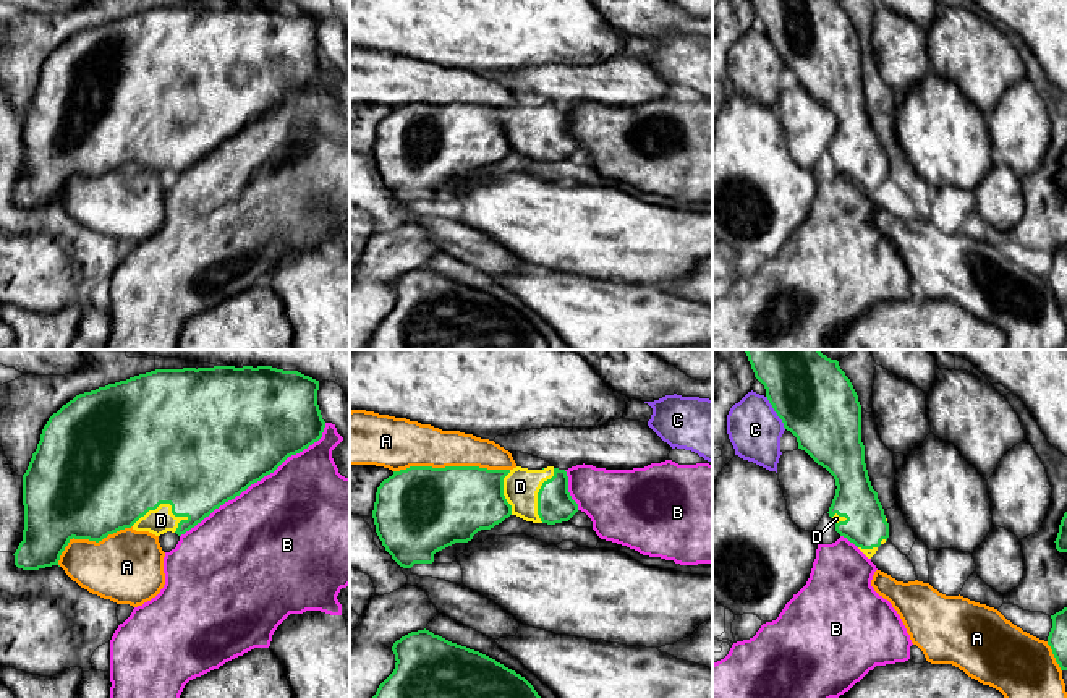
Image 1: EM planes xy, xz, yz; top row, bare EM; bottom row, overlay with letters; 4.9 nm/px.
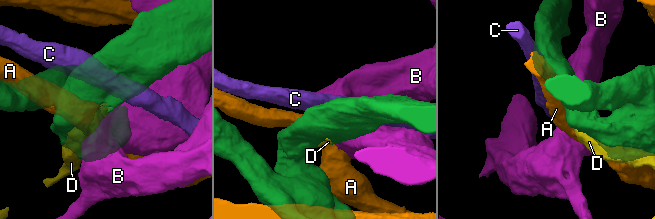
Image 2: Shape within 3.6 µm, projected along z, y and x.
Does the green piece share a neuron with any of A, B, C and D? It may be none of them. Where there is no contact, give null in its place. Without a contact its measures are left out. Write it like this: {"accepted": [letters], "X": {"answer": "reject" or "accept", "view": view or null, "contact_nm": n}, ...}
{"accepted": ["D"], "A": {"answer": "reject", "view": "xz", "contact_nm": 600}, "B": {"answer": "reject", "view": "xy", "contact_nm": 900}, "C": {"answer": "reject", "view": "yz", "contact_nm": 190}, "D": {"answer": "accept", "view": "xy", "contact_nm": 300}}

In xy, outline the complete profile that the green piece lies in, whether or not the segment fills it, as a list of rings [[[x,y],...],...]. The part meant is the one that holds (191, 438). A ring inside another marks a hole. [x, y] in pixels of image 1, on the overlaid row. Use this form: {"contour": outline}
{"contour": [[[214,366],[155,369],[76,395],[49,418],[23,475],[24,530],[15,565],[23,570],[58,565],[73,538],[99,543],[125,528],[185,534],[322,437],[325,421],[317,390],[319,381],[298,371]]]}

